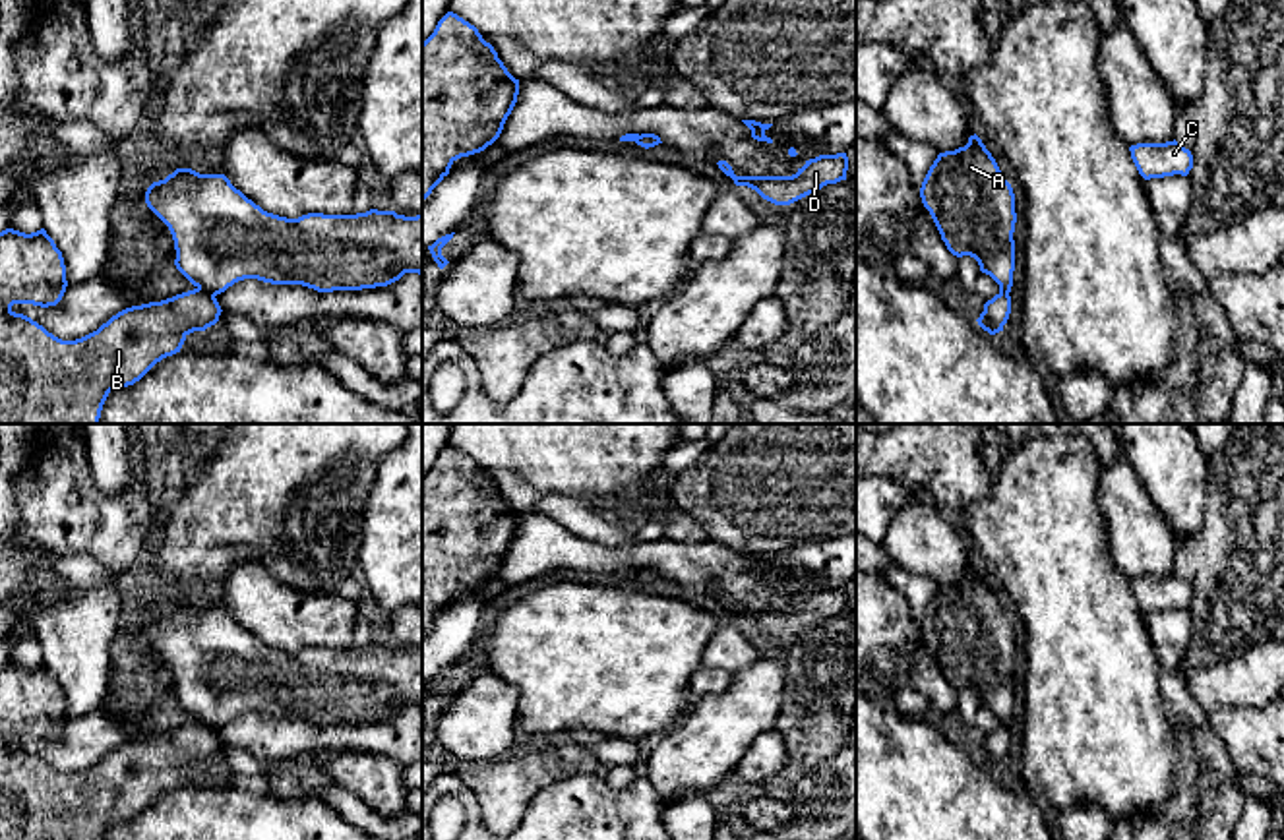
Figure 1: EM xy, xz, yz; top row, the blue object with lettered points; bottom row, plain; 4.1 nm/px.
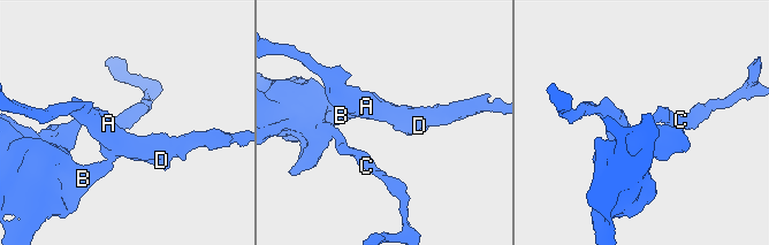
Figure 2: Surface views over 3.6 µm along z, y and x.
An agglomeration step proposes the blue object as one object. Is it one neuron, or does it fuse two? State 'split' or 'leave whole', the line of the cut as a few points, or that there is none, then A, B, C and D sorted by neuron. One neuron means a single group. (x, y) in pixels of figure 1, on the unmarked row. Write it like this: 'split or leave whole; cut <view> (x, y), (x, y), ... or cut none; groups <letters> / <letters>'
split; cut xy (198, 720), (214, 730); groups A D / B C

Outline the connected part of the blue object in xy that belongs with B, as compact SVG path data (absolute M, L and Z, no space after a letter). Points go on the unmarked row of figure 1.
M45 662L0 666L0 840L103 840L110 825L139 815L157 795L180 786L190 766L215 759L223 745L215 730L194 722L126 741L97 765L62 774L12 743L14 737L56 739L66 720L62 685Z

